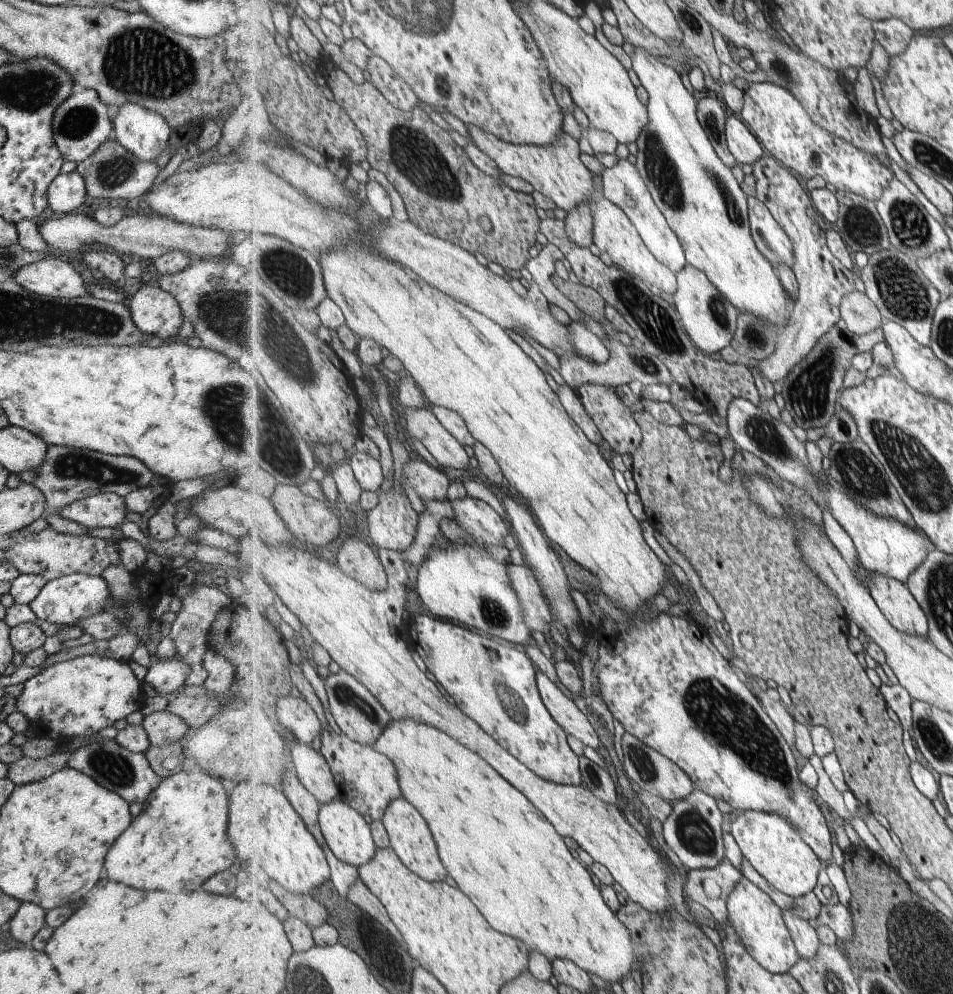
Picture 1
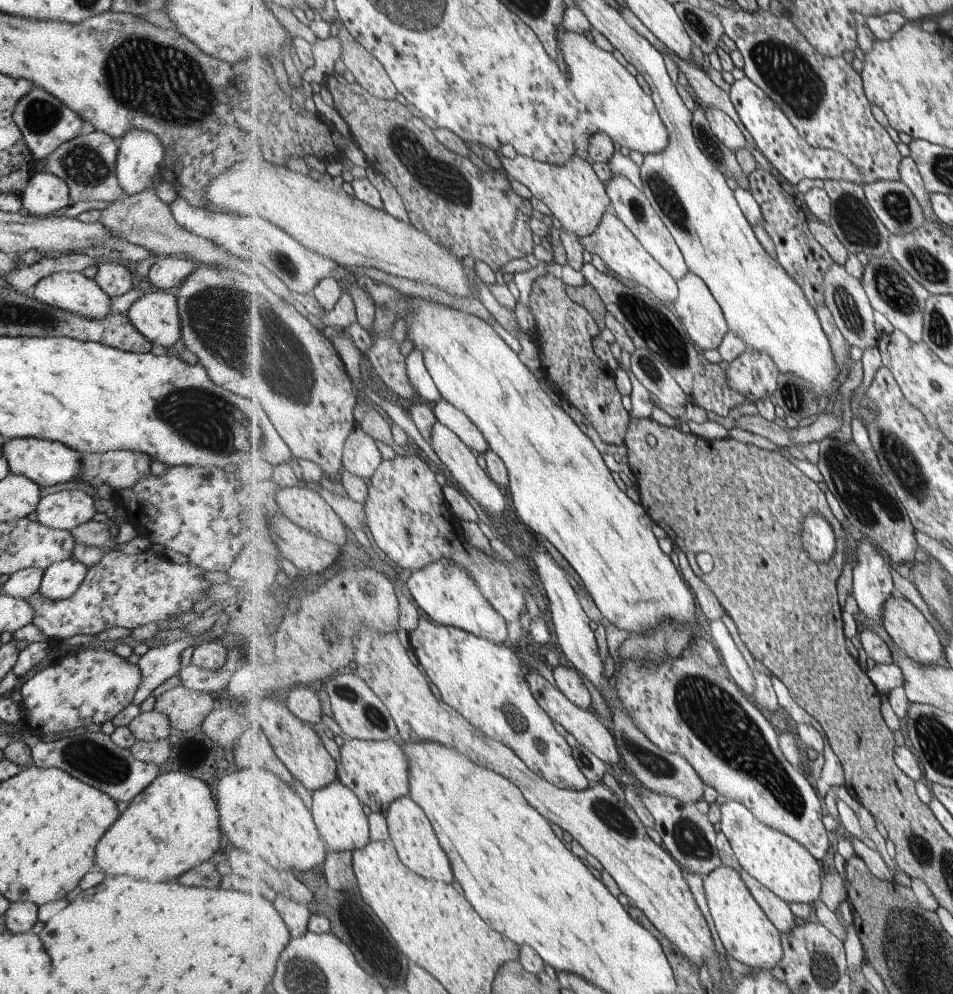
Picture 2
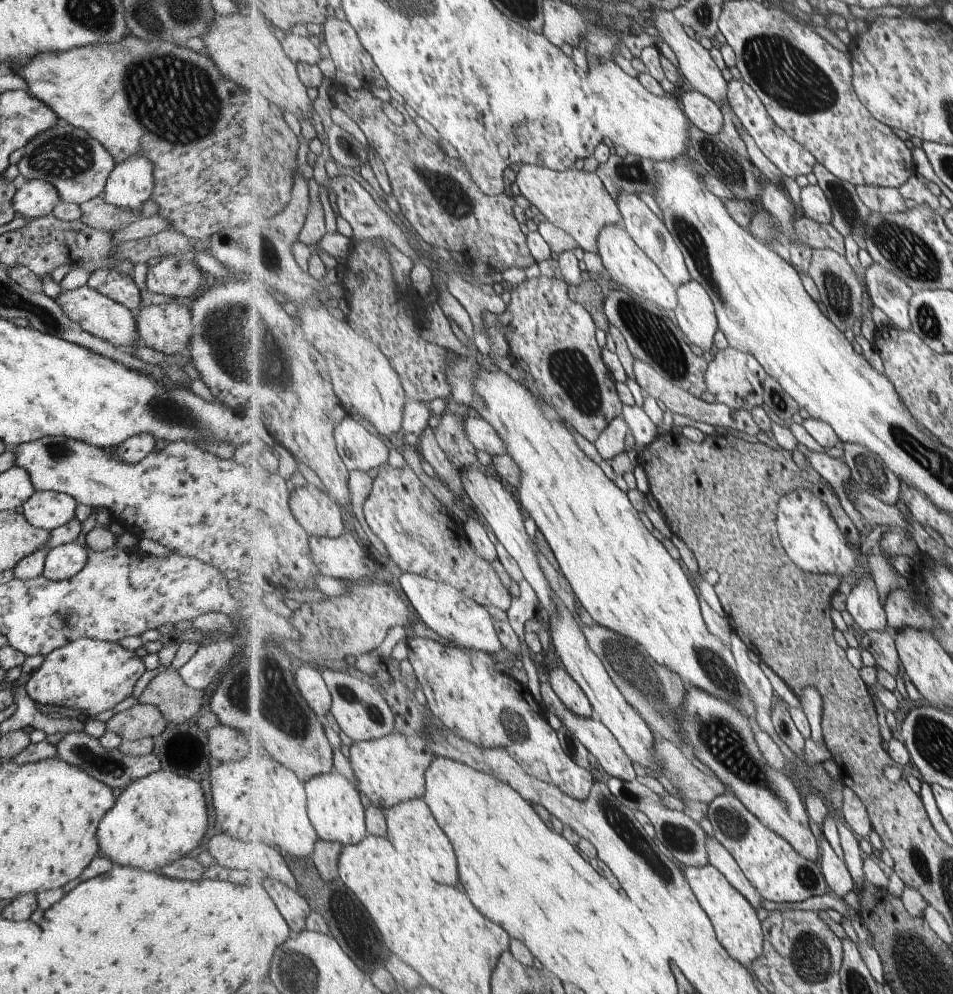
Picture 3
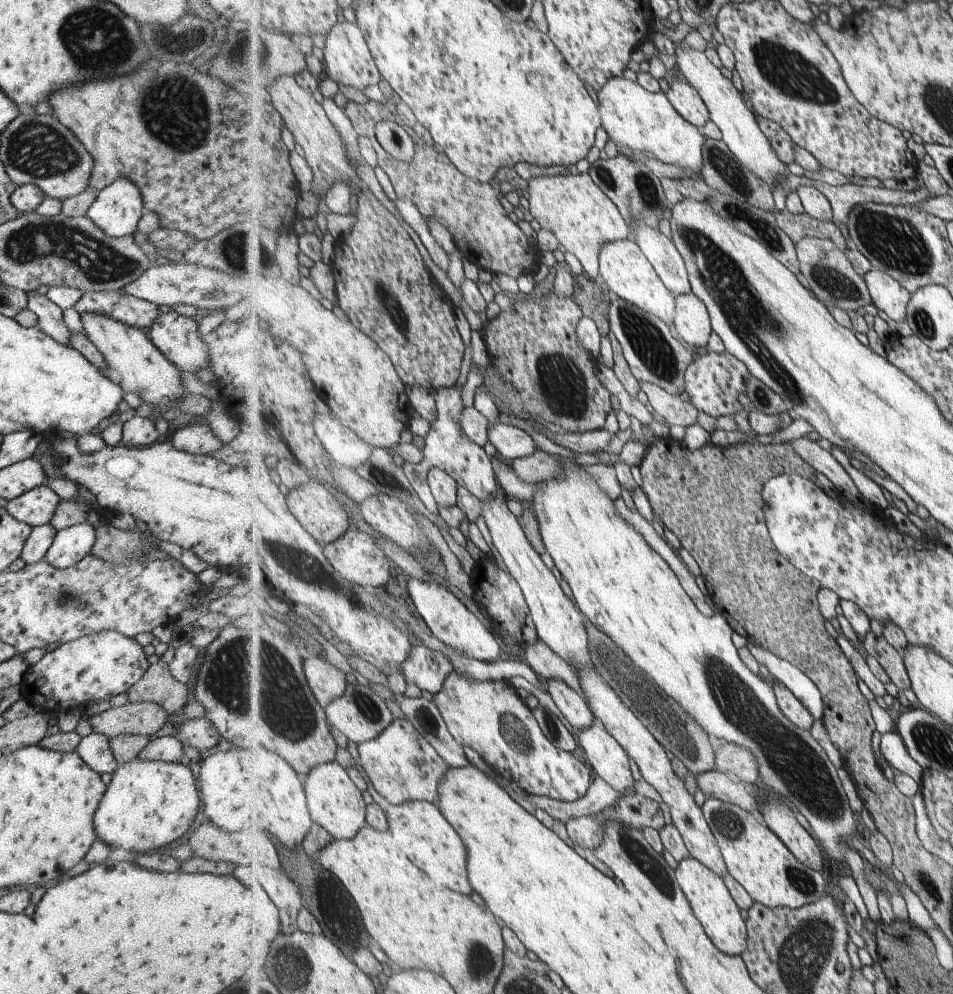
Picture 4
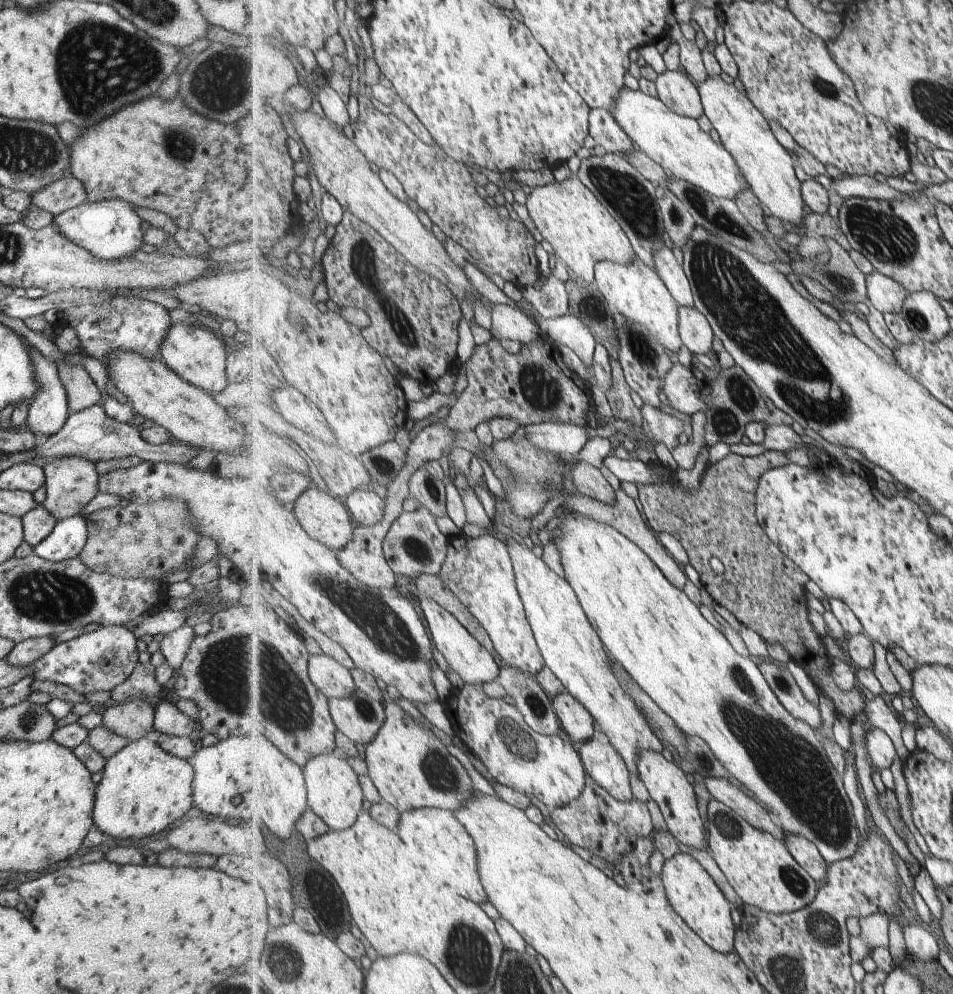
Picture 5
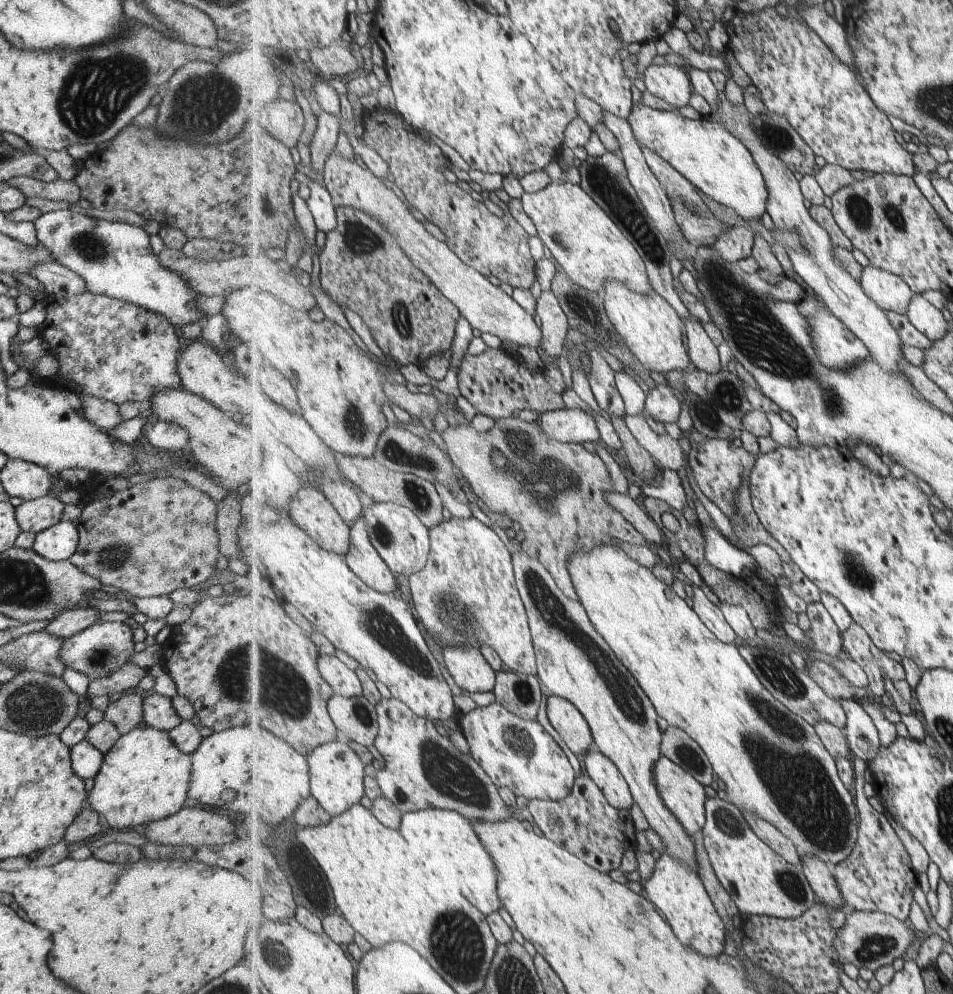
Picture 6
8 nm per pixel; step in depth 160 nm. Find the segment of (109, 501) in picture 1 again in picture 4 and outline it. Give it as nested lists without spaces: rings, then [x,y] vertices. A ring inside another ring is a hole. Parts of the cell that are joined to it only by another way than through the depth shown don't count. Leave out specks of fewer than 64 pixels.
[[[43,482],[17,498],[8,500],[4,509],[13,518],[33,528],[50,522],[59,501],[58,494]]]

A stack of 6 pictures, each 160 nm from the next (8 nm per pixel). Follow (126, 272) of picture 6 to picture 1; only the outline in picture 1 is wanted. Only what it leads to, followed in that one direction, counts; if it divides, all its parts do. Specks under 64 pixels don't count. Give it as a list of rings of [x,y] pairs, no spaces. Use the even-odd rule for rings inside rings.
[[[124,102],[111,111],[116,141],[140,161],[155,160],[170,135],[170,126],[154,110],[136,102]]]

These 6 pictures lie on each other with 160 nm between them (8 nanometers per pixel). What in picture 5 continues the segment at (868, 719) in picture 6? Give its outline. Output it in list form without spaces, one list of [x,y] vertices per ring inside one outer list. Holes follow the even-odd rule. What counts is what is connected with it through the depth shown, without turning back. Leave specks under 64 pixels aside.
[[[869,726],[866,734],[866,750],[871,766],[875,768],[892,768],[898,759],[898,750],[890,734],[883,729]]]

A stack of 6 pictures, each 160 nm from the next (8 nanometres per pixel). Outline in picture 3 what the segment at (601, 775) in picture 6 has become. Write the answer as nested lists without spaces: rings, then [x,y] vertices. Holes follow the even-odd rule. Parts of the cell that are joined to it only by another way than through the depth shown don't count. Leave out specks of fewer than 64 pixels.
[[[550,681],[540,683],[539,693],[542,699],[542,706],[555,714],[559,720],[561,720],[563,726],[567,726],[579,740],[589,749],[589,752],[594,756],[600,765],[600,770],[604,777],[617,777],[624,781],[634,781],[637,778],[635,774],[635,768],[631,764],[630,756],[625,752],[623,746],[617,737],[611,732],[608,726],[599,719],[593,719],[591,717],[585,718],[584,716],[574,713],[555,692]]]

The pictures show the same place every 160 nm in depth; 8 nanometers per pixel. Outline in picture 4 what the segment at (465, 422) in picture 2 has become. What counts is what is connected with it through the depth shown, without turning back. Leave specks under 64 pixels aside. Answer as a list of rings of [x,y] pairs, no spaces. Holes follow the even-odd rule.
[[[497,423],[485,430],[489,442],[497,450],[497,455],[507,462],[519,457],[531,456],[537,448],[537,442],[521,428]]]

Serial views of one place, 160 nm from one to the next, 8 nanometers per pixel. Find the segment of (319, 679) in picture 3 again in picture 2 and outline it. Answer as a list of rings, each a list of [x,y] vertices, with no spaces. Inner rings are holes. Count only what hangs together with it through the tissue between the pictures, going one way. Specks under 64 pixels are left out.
[[[317,684],[312,686],[297,686],[287,693],[285,702],[288,703],[290,712],[297,715],[304,723],[317,724],[321,722],[321,700],[317,696],[319,687]]]

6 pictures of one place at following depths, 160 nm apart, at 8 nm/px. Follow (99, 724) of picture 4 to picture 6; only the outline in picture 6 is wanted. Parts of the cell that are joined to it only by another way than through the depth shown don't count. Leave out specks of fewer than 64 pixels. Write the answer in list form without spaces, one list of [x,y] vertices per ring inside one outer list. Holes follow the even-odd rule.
[[[139,692],[124,694],[102,710],[102,718],[113,724],[121,735],[127,734],[142,722],[142,700]]]

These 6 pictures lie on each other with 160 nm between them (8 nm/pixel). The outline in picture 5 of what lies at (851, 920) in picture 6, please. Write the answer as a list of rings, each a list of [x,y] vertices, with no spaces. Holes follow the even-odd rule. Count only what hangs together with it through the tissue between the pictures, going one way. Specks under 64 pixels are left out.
[[[881,913],[858,917],[861,931],[858,936],[849,937],[853,962],[863,962],[877,947],[889,946],[889,922],[891,917]]]

